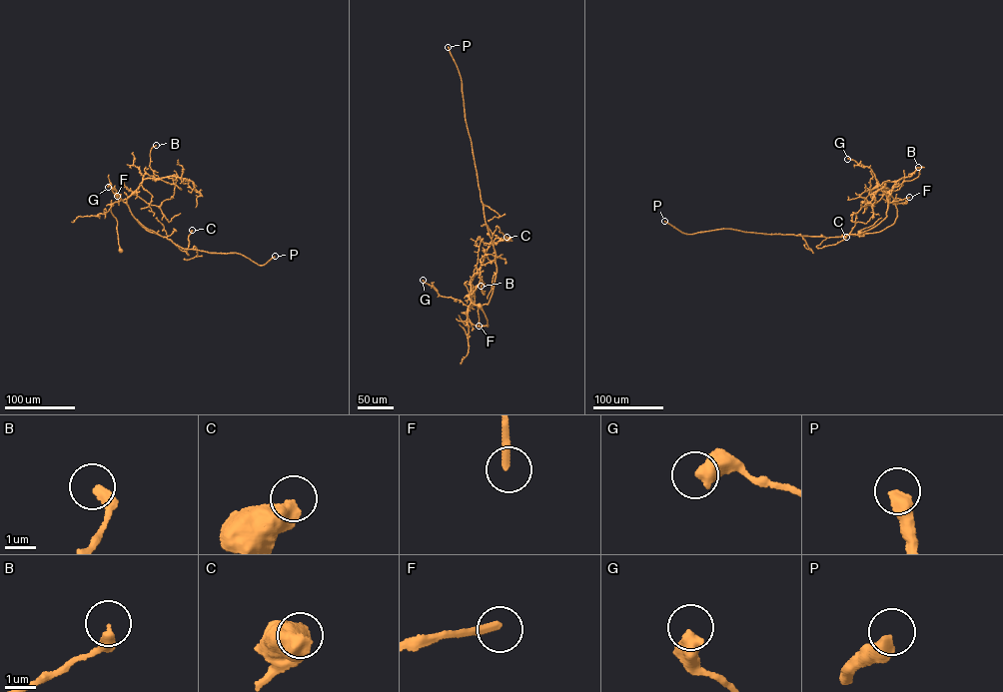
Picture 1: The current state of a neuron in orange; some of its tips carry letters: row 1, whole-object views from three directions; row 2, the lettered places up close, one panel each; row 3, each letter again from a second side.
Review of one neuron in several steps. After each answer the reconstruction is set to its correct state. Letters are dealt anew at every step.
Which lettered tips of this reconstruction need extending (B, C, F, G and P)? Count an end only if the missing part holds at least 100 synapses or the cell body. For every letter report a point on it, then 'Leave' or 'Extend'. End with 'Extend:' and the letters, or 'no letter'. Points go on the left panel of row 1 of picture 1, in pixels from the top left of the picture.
B: Place: (156, 145). Leave
C: Place: (192, 230). Leave
F: Place: (117, 196). Extend
G: Place: (108, 187). Leave
P: Place: (275, 256). Extend
Extend: F, P

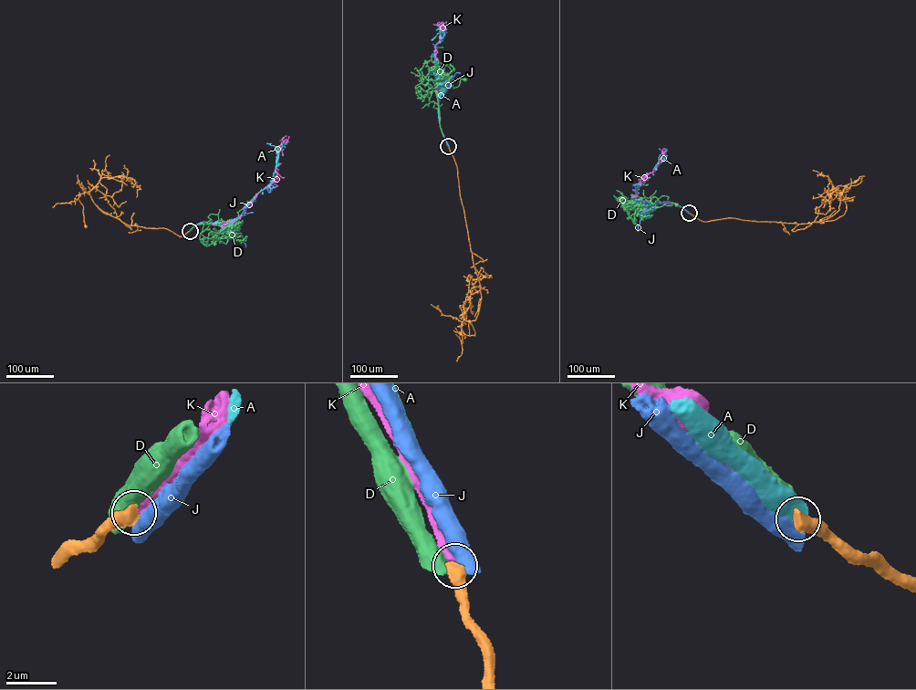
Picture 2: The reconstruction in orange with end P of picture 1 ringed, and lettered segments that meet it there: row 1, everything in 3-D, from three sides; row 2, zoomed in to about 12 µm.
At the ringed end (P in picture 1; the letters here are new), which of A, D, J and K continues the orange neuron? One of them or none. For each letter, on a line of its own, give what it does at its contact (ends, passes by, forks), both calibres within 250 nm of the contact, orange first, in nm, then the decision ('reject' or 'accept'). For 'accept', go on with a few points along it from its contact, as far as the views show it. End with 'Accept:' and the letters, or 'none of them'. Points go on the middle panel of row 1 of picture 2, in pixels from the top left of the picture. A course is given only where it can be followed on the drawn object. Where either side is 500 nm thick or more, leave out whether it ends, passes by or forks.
A: 500/480 nm | reject
D: 500/700 nm | reject
J: 550/800 nm | reject
K: 500/550 nm | accept | via (448, 146), (440, 126), (437, 97), (434, 46), (442, 28), (443, 33), (439, 25)
Accept: K

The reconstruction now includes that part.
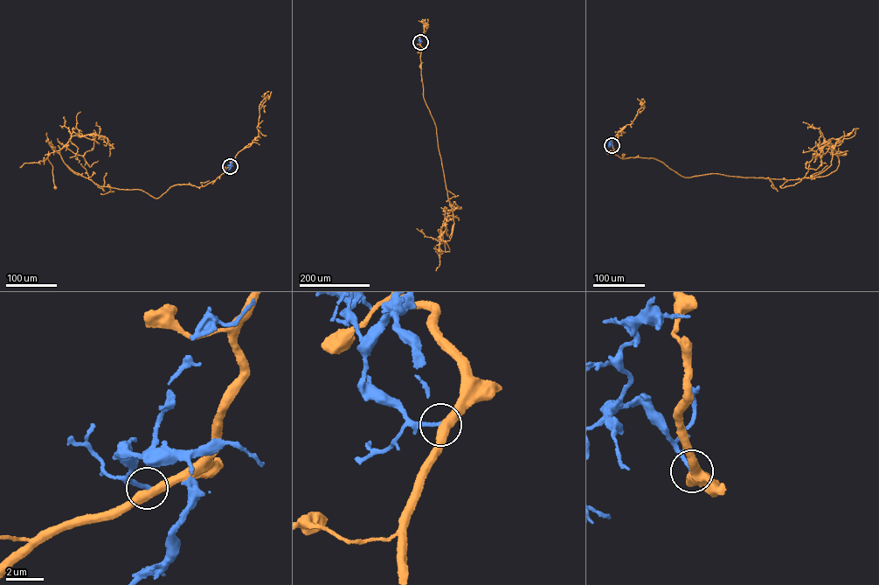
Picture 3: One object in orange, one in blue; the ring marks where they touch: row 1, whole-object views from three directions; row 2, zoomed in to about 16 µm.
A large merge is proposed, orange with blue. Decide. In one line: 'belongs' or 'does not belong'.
does not belong

